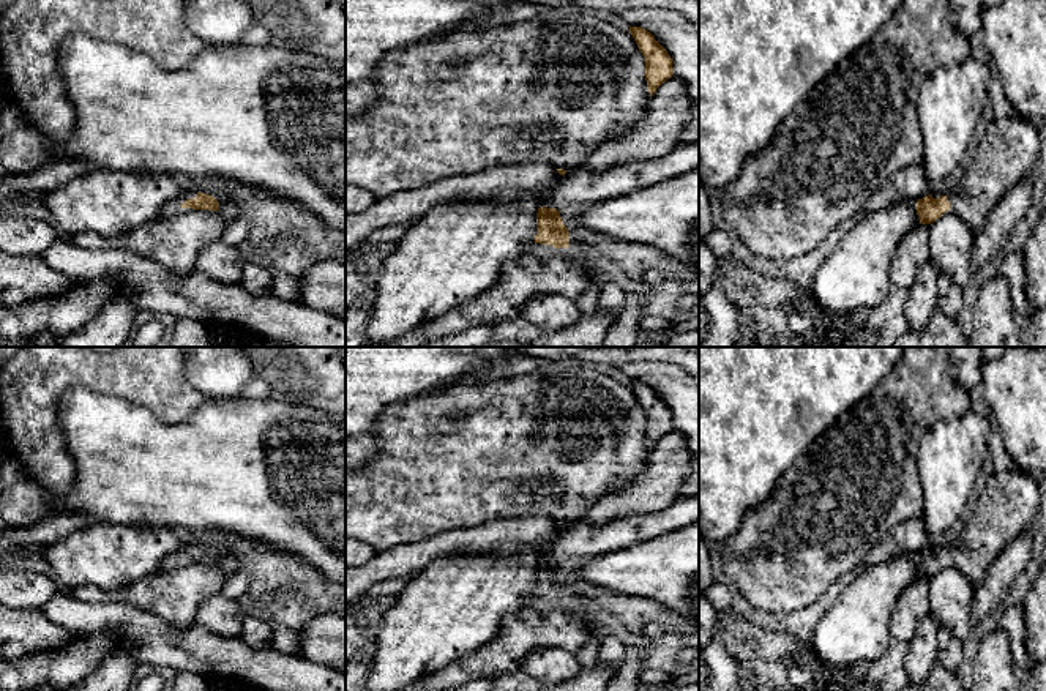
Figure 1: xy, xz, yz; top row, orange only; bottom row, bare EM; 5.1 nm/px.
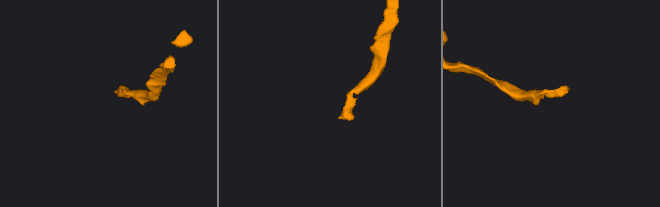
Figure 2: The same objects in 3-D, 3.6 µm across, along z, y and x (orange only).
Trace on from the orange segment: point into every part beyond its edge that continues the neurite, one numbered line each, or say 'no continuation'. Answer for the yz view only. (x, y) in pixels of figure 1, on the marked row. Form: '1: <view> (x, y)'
1: yz (1007, 153)

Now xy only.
1: xy (190, 193)

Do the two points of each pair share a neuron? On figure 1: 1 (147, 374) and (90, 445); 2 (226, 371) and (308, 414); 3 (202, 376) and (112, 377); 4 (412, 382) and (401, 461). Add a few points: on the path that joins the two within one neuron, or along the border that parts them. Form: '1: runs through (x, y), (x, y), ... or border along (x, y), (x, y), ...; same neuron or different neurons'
1: border along (90, 390), (141, 404), (158, 418); different neurons
2: border along (240, 393), (234, 398), (212, 399); different neurons
3: border along (183, 363), (186, 380), (212, 398); different neurons
4: border along (425, 395), (401, 403), (390, 403), (377, 415); different neurons

